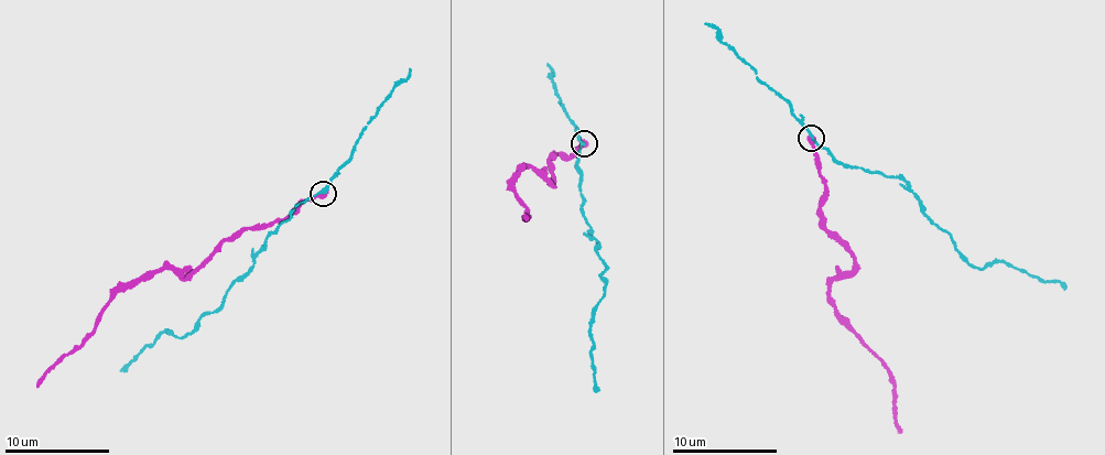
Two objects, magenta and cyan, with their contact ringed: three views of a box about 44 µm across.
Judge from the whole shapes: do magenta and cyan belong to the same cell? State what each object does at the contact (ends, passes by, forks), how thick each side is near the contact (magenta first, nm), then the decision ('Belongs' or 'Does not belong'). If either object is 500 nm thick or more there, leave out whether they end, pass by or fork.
At the ring magenta ends. At the ring cyan passes by. Thickness 480 nm (magenta) against 190 nm. Does not belong

